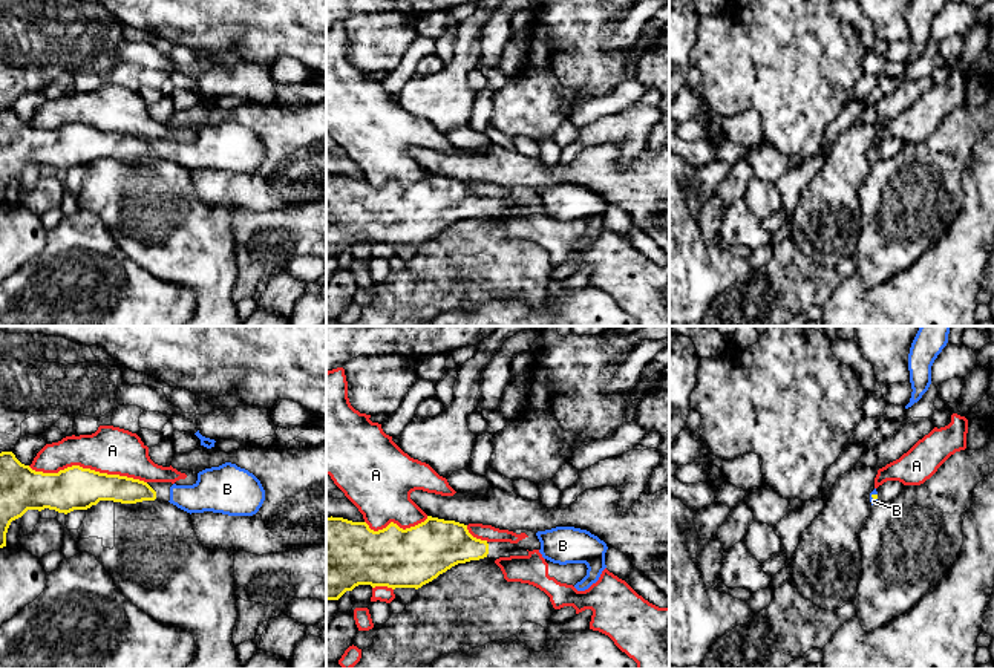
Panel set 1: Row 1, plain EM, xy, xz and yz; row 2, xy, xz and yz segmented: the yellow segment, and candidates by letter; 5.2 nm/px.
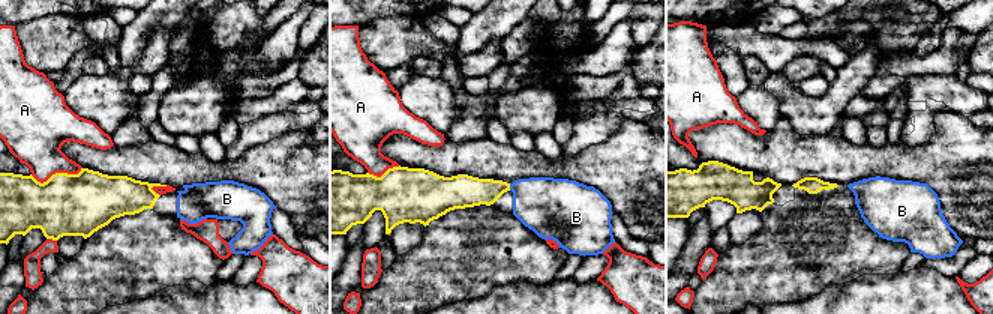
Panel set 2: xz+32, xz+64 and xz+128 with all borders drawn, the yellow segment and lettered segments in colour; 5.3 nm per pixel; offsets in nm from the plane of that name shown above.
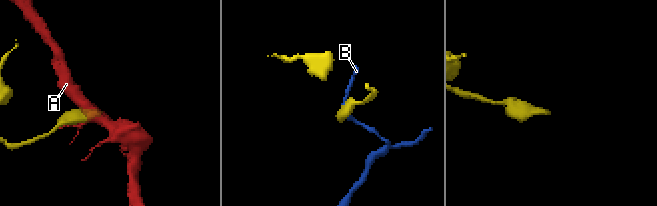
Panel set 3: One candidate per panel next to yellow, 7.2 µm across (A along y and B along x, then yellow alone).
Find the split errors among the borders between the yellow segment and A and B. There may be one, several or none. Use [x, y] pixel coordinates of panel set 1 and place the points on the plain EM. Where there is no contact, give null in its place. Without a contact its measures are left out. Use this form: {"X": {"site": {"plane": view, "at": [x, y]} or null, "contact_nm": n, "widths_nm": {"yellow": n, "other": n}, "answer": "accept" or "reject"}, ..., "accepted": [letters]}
{"A": {"site": {"plane": "xy", "at": [88, 126]}, "contact_nm": 650, "widths_nm": {"yellow": 220, "other": 240}, "answer": "reject"}, "B": {"site": {"plane": "yz", "at": [873, 155]}, "contact_nm": 50, "widths_nm": {"yellow": 30, "other": 30}, "answer": "accept"}, "accepted": ["B"]}

